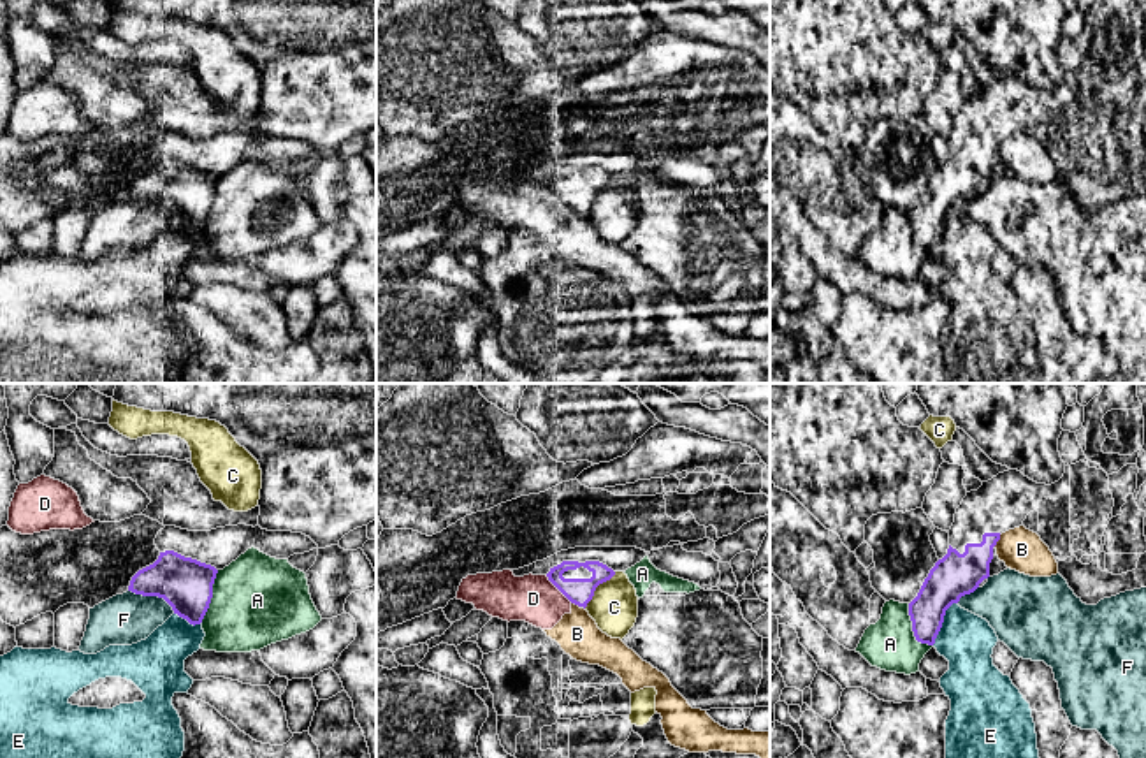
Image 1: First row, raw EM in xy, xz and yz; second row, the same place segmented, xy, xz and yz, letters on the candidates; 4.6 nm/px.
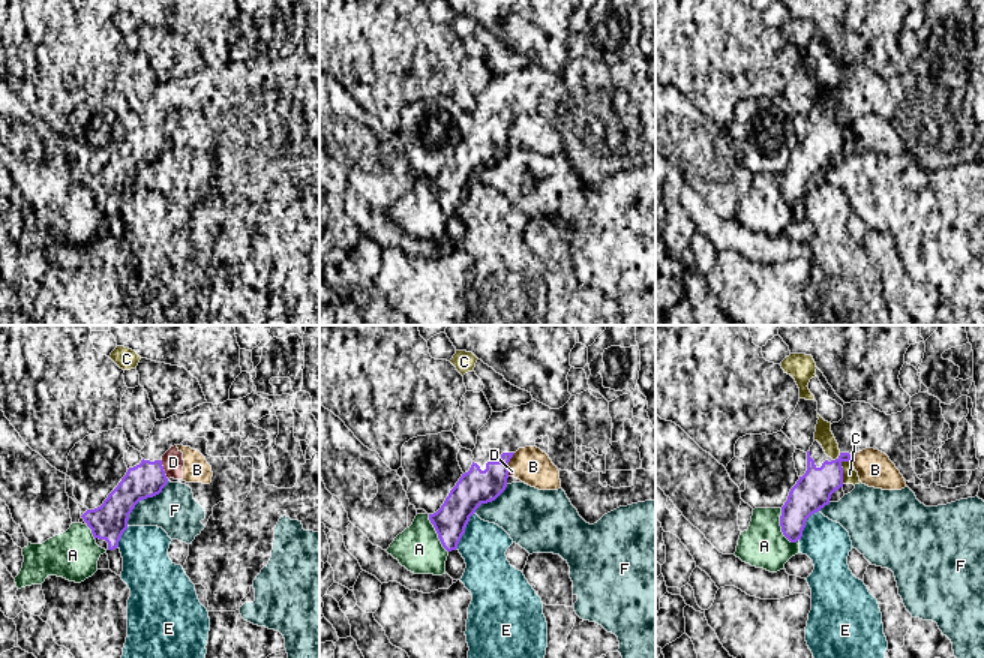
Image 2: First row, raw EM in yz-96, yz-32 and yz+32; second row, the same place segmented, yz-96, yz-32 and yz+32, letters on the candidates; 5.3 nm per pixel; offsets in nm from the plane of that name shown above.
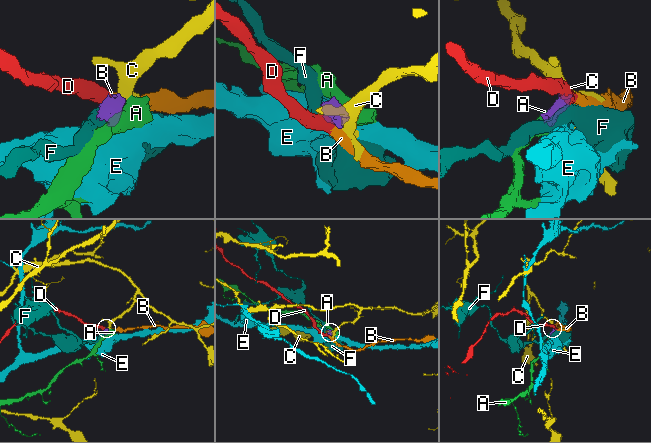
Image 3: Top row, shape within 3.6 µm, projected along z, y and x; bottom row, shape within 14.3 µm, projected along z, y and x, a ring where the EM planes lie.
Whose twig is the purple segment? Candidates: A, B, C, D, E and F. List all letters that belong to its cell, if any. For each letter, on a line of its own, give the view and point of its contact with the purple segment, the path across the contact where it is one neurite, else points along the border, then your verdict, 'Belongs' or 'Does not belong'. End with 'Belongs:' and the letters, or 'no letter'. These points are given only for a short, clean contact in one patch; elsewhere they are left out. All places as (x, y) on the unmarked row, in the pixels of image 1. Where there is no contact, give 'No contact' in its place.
A: Touches purple at yz (913, 236). Does not belong
B: Touches purple at yz (999, 145). Does not belong
C: Touches purple at xz (596, 192). Boundary: xz (616, 178), (596, 194), (593, 204), (584, 213). Does not belong
D: Touches purple at xz (559, 196). Does not belong
E: Touches purple at yz (942, 227). Does not belong
F: Touches purple at xy (153, 201). Does not belong
Belongs: no letter

